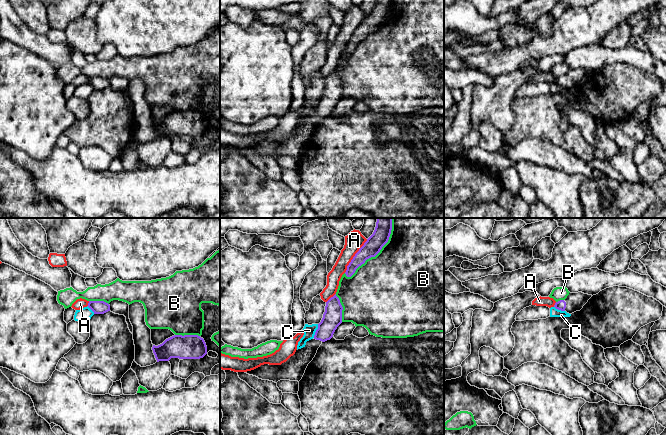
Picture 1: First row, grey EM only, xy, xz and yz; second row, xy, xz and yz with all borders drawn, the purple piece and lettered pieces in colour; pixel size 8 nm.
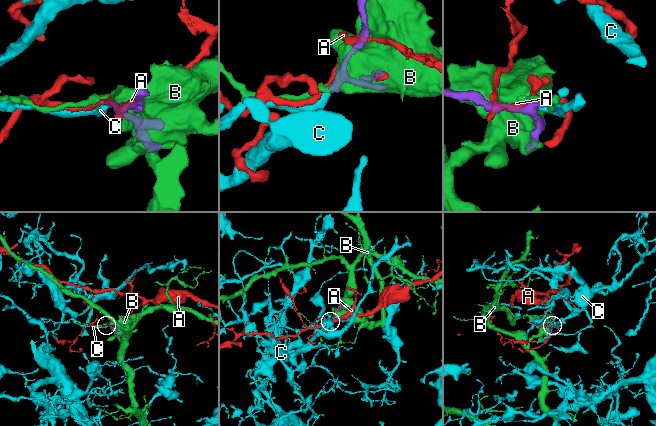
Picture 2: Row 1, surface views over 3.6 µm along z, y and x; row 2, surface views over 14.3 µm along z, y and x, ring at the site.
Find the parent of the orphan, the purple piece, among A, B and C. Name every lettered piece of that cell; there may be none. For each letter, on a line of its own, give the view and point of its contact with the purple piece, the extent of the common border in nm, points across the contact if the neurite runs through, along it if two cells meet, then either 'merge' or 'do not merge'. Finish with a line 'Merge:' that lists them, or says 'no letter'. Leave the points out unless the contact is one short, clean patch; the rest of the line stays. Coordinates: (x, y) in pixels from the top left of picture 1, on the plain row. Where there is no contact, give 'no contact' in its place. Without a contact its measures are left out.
A: xz (354, 32) | 320 nm | do not merge
B: xz (376, 30) | 550 nm | do not merge
C: xz (316, 107) | 120 nm | along xz (318, 100), (313, 113) | do not merge
Merge: no letter

